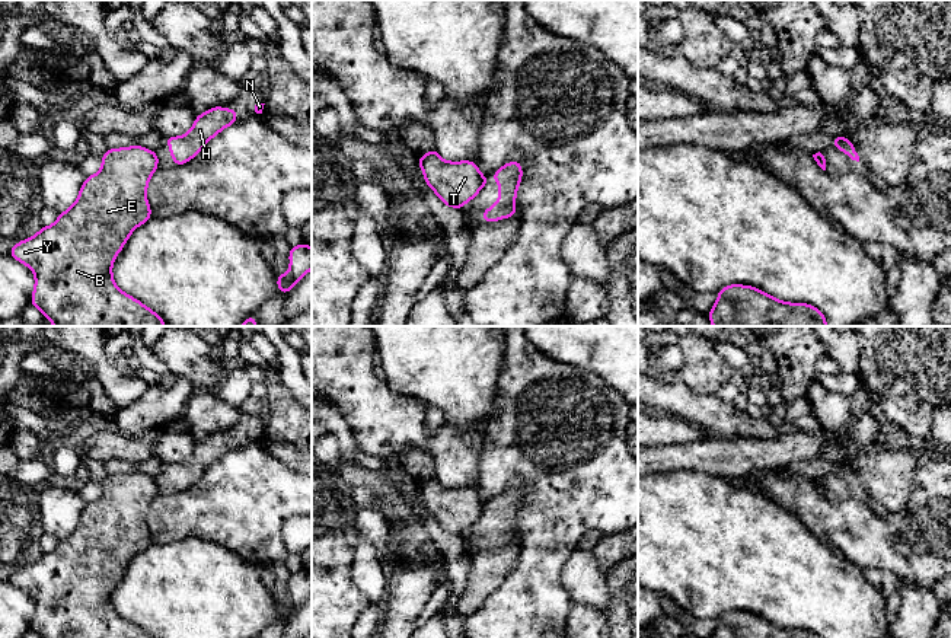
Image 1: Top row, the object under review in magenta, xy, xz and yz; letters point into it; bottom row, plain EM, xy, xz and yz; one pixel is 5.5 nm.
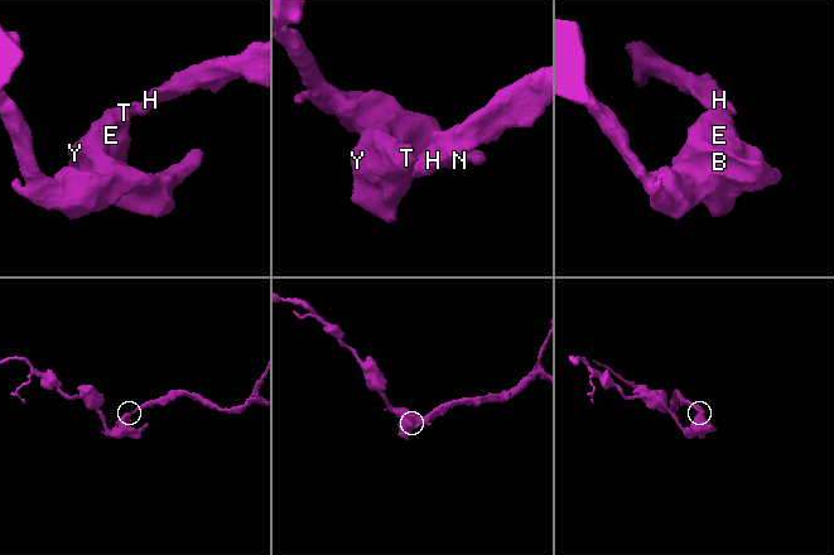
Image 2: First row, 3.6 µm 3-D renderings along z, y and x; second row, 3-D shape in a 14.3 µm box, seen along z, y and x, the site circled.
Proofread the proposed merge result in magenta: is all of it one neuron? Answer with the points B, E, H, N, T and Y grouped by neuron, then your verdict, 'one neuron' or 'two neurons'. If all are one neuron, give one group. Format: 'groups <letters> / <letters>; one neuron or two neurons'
groups B E T Y / H N; two neurons

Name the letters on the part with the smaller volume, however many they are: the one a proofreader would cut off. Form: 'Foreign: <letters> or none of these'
Foreign: H, N

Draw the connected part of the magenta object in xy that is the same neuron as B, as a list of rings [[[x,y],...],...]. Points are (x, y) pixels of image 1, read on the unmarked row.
[[[141,472],[108,475],[102,495],[87,503],[76,529],[60,539],[52,552],[16,570],[9,581],[35,600],[31,631],[41,638],[153,638],[121,618],[112,604],[112,588],[137,552],[153,540],[146,523],[150,503],[157,495],[153,476]]]

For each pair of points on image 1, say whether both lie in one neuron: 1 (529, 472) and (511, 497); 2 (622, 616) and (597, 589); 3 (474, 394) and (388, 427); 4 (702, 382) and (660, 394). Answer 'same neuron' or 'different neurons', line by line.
1: different neurons
2: different neurons
3: different neurons
4: different neurons

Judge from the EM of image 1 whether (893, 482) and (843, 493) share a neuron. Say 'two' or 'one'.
one

